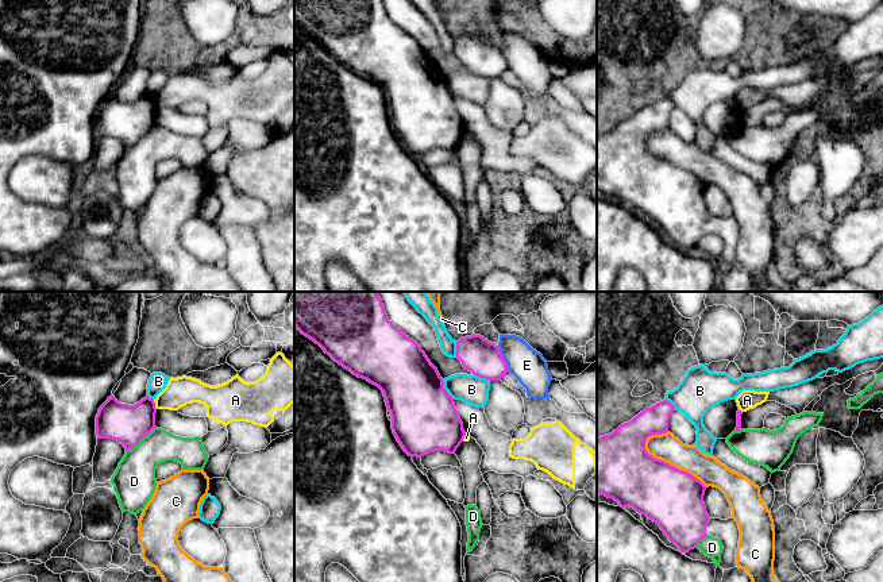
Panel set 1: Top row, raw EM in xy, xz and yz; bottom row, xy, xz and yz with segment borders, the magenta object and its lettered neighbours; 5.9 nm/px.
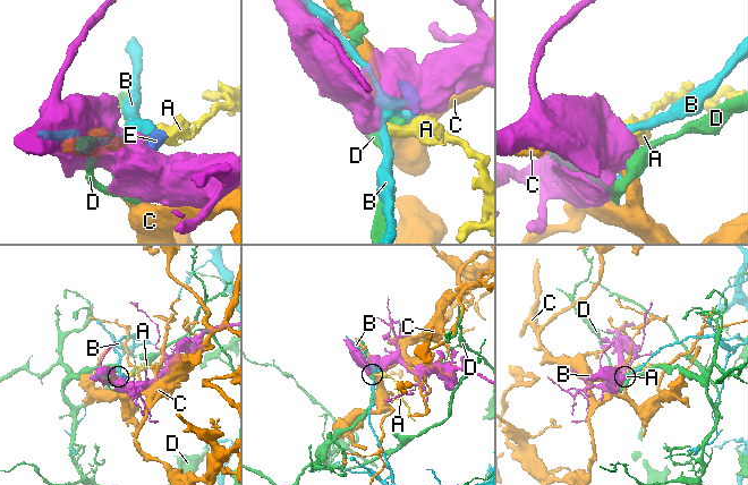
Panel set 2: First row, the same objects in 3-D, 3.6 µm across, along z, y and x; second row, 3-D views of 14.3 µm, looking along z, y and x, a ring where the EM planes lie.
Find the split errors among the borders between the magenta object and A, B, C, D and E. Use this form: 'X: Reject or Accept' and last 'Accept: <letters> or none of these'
A: Reject
B: Reject
C: Reject
D: Reject
E: Reject
Accept: none of these

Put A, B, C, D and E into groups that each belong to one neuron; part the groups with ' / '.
A E / B / C / D

